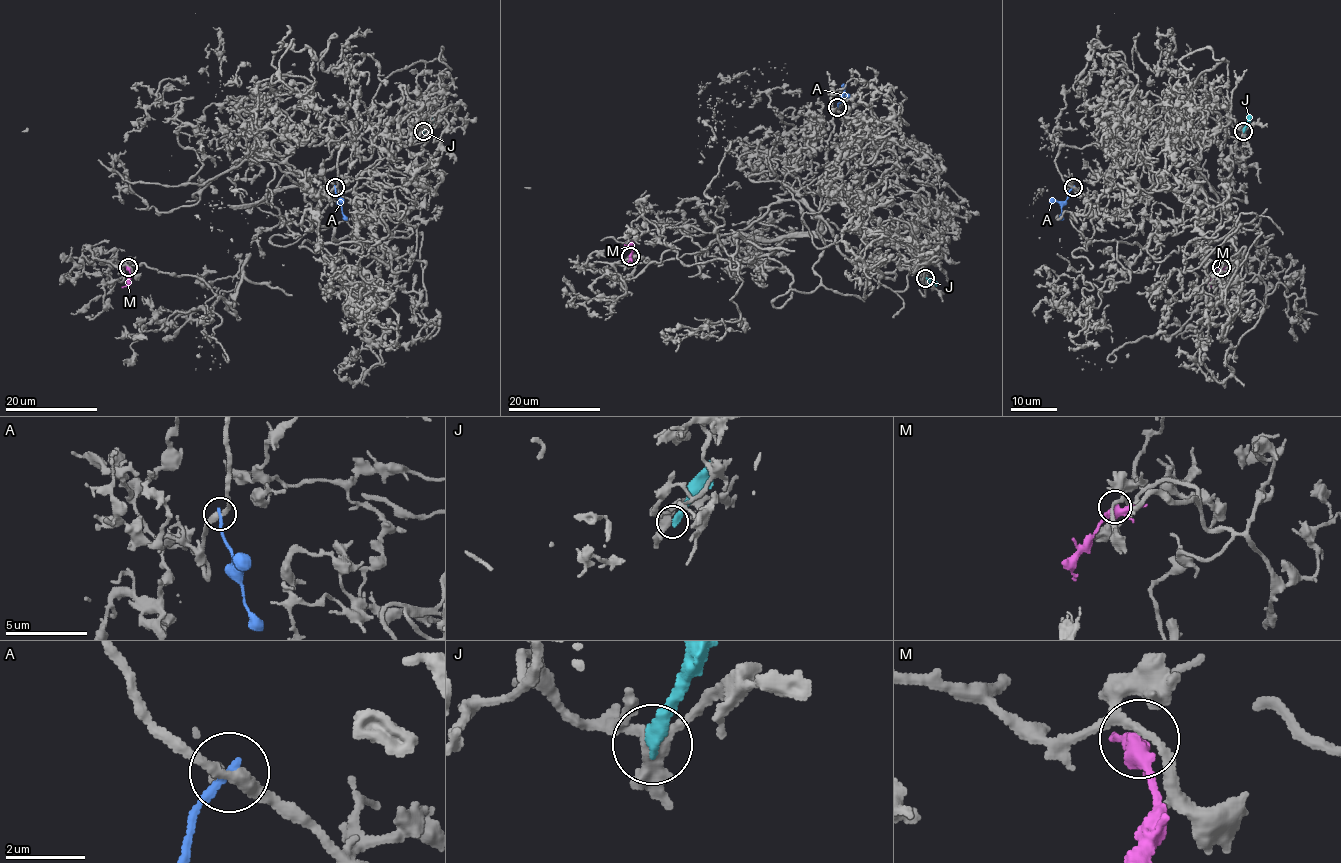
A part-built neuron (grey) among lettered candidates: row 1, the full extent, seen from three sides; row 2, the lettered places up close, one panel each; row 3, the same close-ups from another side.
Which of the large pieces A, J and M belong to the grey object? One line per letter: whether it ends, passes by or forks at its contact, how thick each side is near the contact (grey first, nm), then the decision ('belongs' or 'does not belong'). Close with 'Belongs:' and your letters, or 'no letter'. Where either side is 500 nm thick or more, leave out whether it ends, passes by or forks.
A: it ends | 320/220 nm | does not belong
J: it ends | 360/360 nm | does not belong
M: it forks | 160/360 nm | does not belong
Belongs: no letter

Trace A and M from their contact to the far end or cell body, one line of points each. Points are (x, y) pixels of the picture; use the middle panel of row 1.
A: (837, 108), (840, 100), (850, 95)
M: (630, 256), (632, 248), (624, 244)

